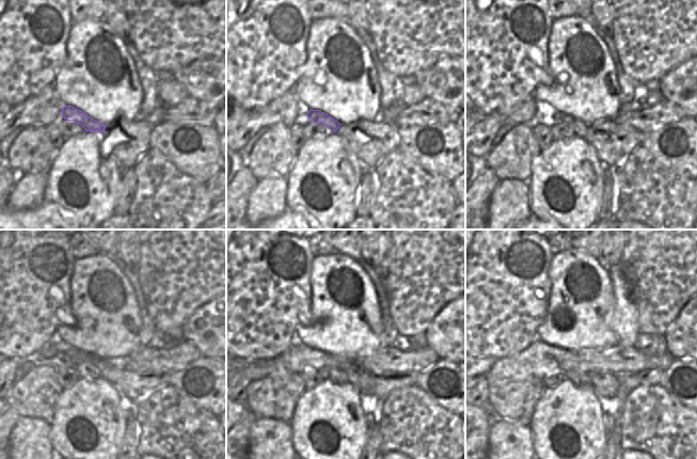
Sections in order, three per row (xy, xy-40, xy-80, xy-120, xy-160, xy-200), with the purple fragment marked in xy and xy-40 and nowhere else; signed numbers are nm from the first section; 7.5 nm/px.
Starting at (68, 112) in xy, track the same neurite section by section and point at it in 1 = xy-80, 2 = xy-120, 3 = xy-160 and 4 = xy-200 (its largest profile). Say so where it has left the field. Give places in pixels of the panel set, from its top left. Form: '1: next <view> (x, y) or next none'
1: next xy-80 (581, 128)
2: next xy-120 (107, 369)
3: next xy-160 (362, 380)
4: next xy-200 (606, 384)

